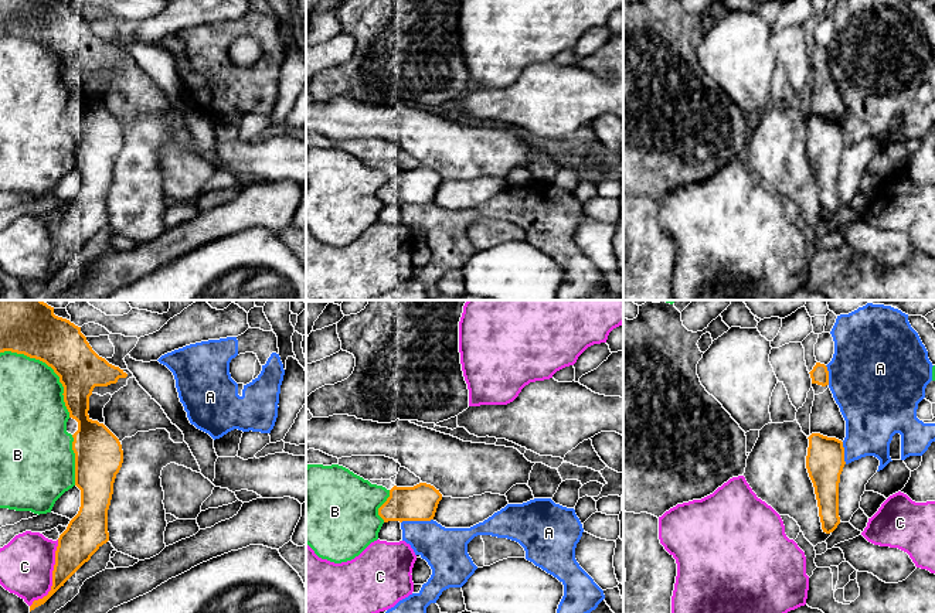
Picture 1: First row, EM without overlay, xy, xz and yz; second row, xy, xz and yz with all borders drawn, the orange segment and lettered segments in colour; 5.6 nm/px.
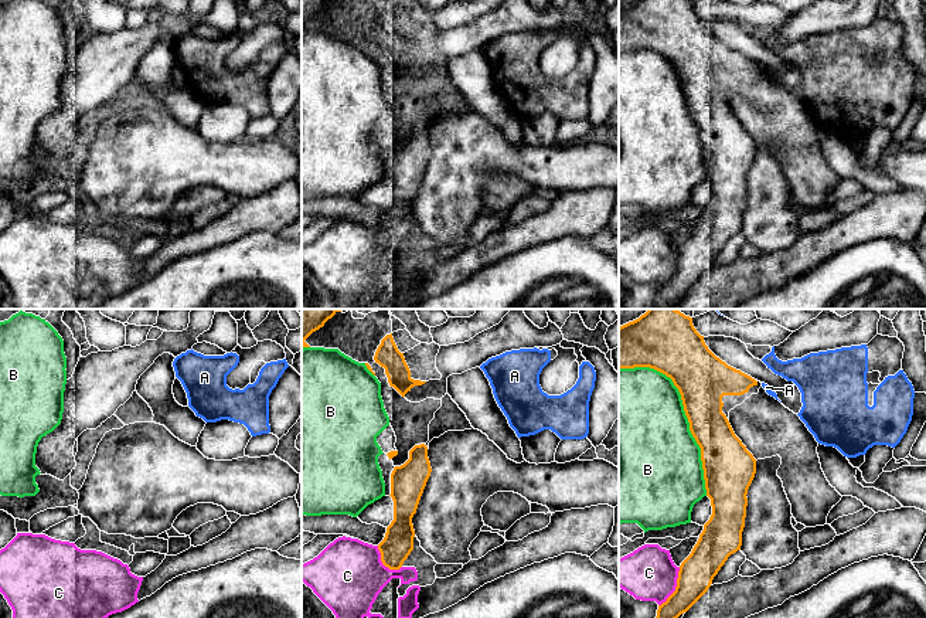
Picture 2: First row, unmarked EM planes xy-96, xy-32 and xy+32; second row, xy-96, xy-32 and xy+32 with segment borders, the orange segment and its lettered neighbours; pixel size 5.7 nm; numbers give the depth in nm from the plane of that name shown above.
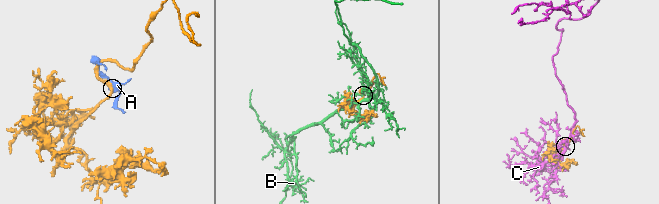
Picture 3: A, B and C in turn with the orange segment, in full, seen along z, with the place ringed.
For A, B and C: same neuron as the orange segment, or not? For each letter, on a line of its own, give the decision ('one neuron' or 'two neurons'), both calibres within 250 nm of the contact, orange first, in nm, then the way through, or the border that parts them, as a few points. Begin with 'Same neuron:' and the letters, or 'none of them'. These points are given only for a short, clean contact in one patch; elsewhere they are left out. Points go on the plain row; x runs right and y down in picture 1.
Same neuron: none of them
A: two neurons; 200 nm thick on the orange side, 260 nm on the other
B: two neurons; 280 nm thick on the orange side, 360 nm on the other
C: two neurons; 220 nm thick on the orange side, 300 nm on the other

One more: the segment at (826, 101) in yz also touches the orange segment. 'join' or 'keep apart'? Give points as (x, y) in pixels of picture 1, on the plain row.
join

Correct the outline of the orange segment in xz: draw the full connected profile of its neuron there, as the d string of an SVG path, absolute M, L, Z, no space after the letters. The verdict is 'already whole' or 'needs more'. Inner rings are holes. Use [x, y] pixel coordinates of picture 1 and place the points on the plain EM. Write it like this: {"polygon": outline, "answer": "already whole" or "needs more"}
{"polygon": "M426 166L390 173L390 180L378 191L388 204L436 204L445 211L470 211L483 205L509 187L506 178L484 176L469 181L443 180Z", "answer": "needs more"}

